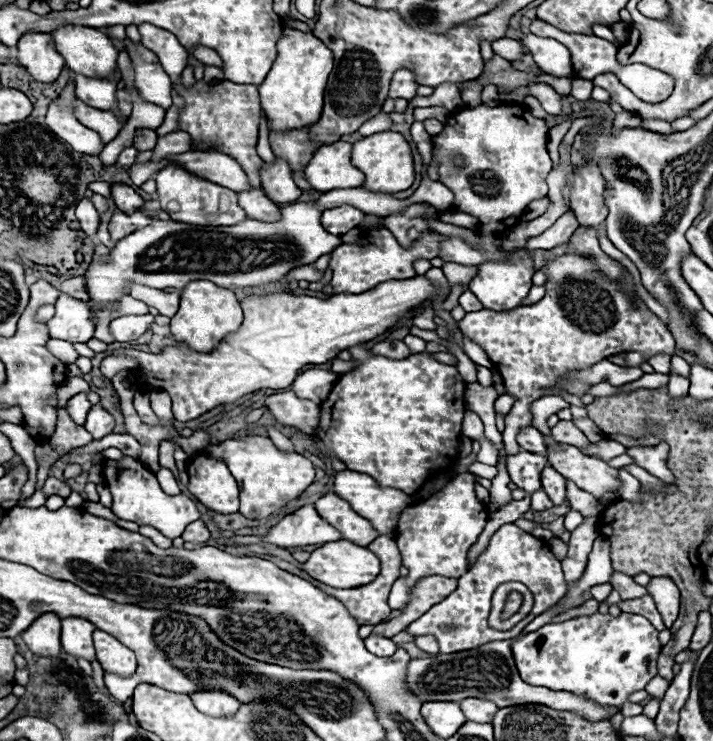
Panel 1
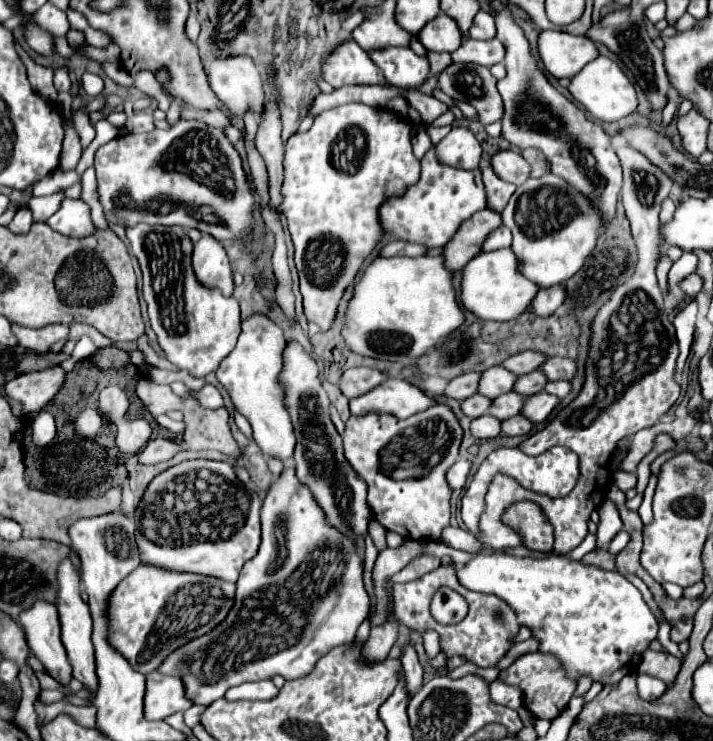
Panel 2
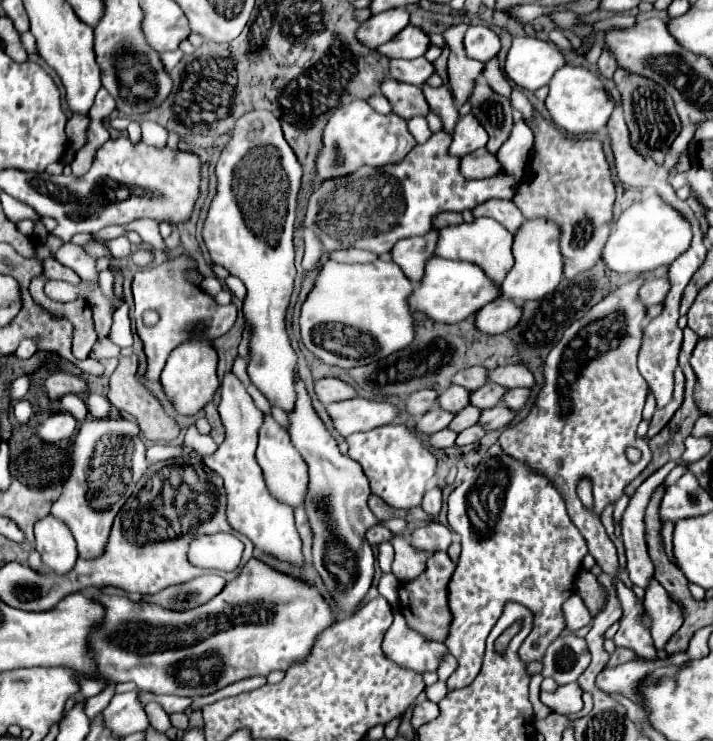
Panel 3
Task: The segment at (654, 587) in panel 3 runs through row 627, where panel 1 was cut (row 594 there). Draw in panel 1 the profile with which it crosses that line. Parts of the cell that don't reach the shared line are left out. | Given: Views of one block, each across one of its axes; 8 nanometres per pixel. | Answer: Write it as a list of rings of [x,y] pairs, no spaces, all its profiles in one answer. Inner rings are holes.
[[[652,578],[646,586],[652,594],[658,612],[662,614],[664,624],[672,624],[680,610],[680,590],[670,578]]]

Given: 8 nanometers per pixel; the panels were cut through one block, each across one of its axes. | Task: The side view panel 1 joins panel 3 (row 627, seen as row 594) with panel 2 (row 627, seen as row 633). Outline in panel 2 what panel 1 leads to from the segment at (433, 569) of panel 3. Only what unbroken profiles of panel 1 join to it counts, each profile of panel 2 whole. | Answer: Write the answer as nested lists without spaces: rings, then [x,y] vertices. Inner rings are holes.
[[[384,622],[376,628],[372,628],[368,642],[364,644],[364,660],[384,660],[386,654],[390,652],[390,648],[394,646],[396,638],[398,638],[398,628],[400,622]]]

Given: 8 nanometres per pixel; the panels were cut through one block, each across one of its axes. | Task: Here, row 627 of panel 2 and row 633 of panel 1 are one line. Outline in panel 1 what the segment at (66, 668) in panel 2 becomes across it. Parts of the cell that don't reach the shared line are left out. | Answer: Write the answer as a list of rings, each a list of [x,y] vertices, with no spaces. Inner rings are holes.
[[[54,612],[38,616],[24,632],[24,642],[34,654],[60,654],[60,618]]]

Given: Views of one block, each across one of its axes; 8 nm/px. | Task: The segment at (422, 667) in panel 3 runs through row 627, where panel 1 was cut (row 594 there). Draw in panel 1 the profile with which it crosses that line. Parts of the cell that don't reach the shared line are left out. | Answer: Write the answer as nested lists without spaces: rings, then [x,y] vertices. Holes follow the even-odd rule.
[[[460,474],[450,480],[440,492],[428,500],[408,506],[398,520],[396,542],[402,554],[404,566],[410,570],[406,577],[399,577],[392,586],[388,604],[392,610],[402,610],[409,602],[407,592],[416,584],[416,580],[438,574],[446,578],[460,578],[466,572],[466,552],[476,542],[480,532],[488,522],[488,512],[484,504],[476,500],[474,494],[474,474]]]

